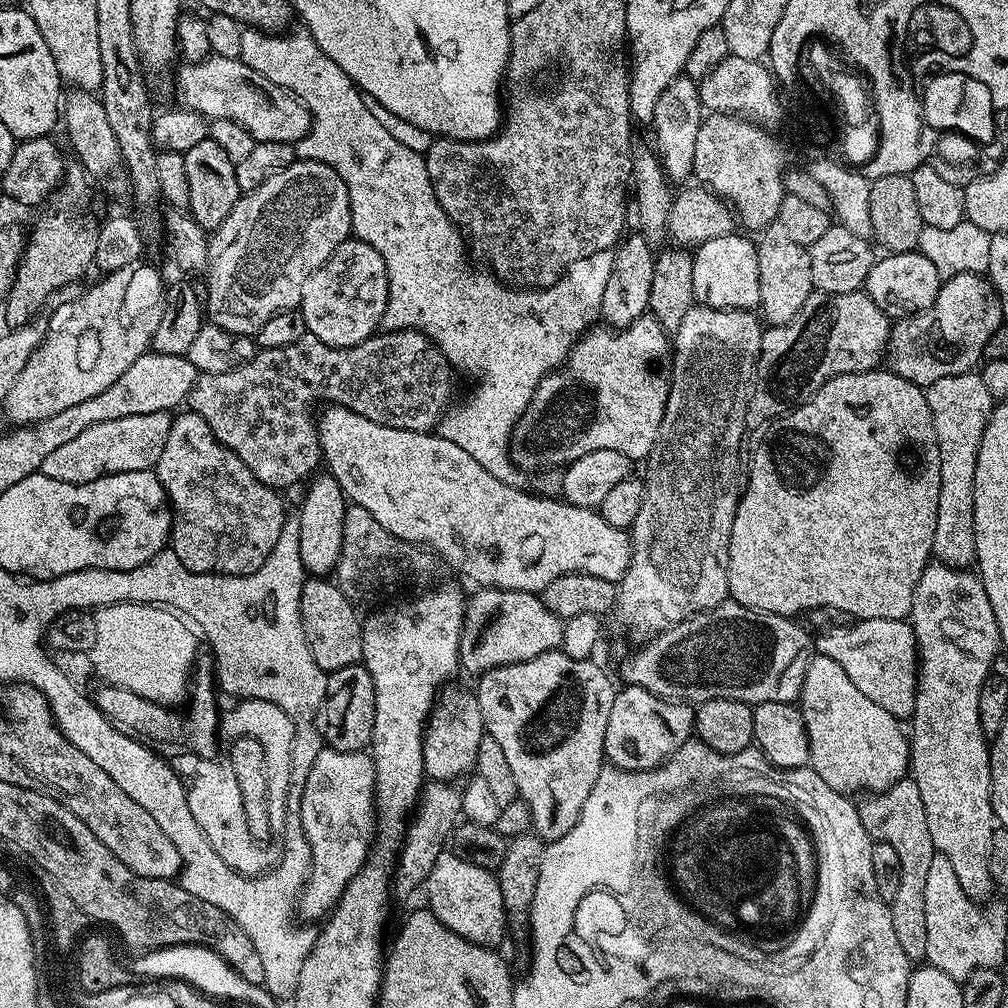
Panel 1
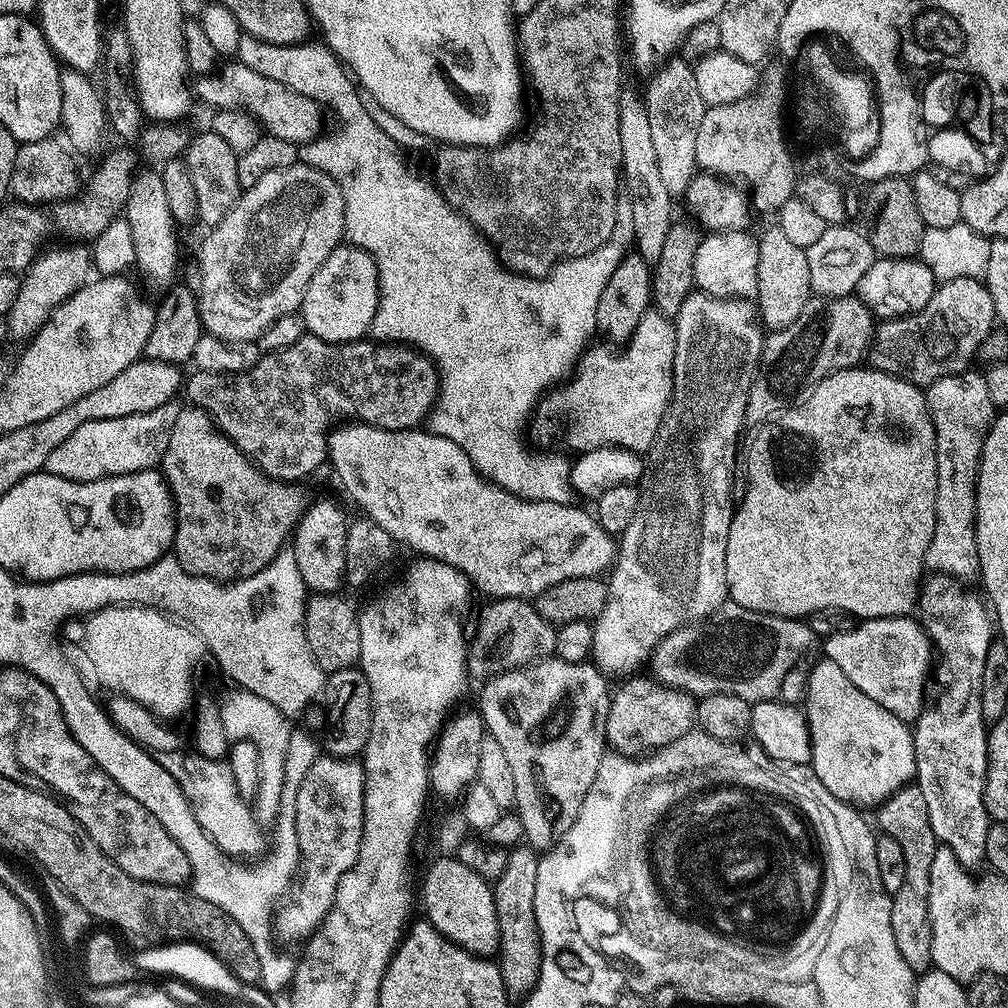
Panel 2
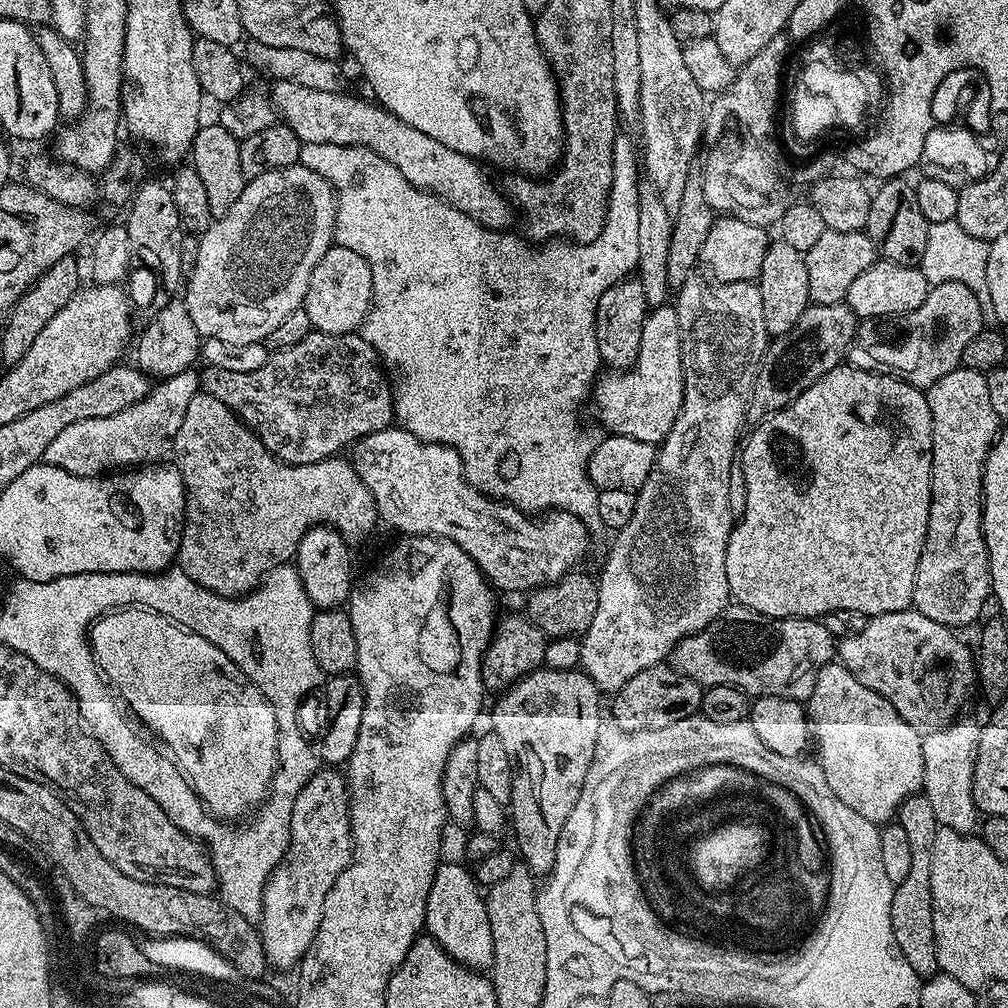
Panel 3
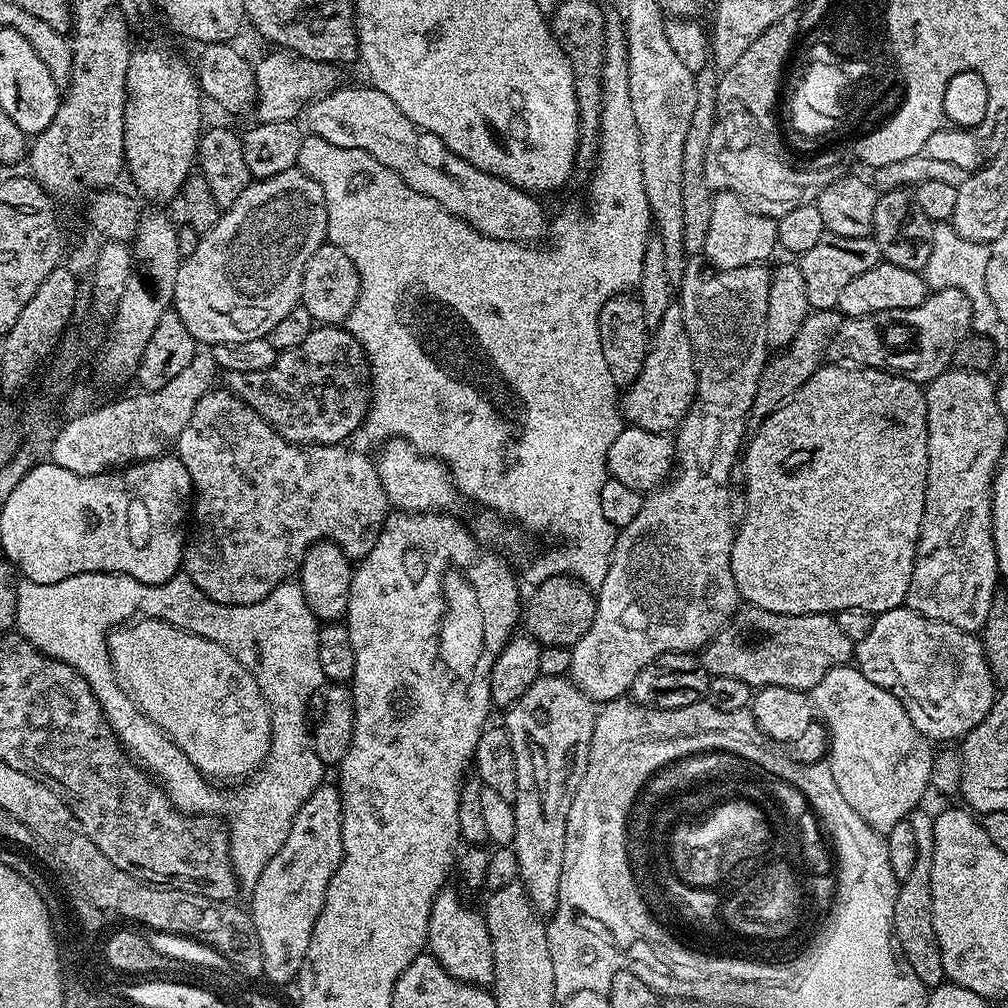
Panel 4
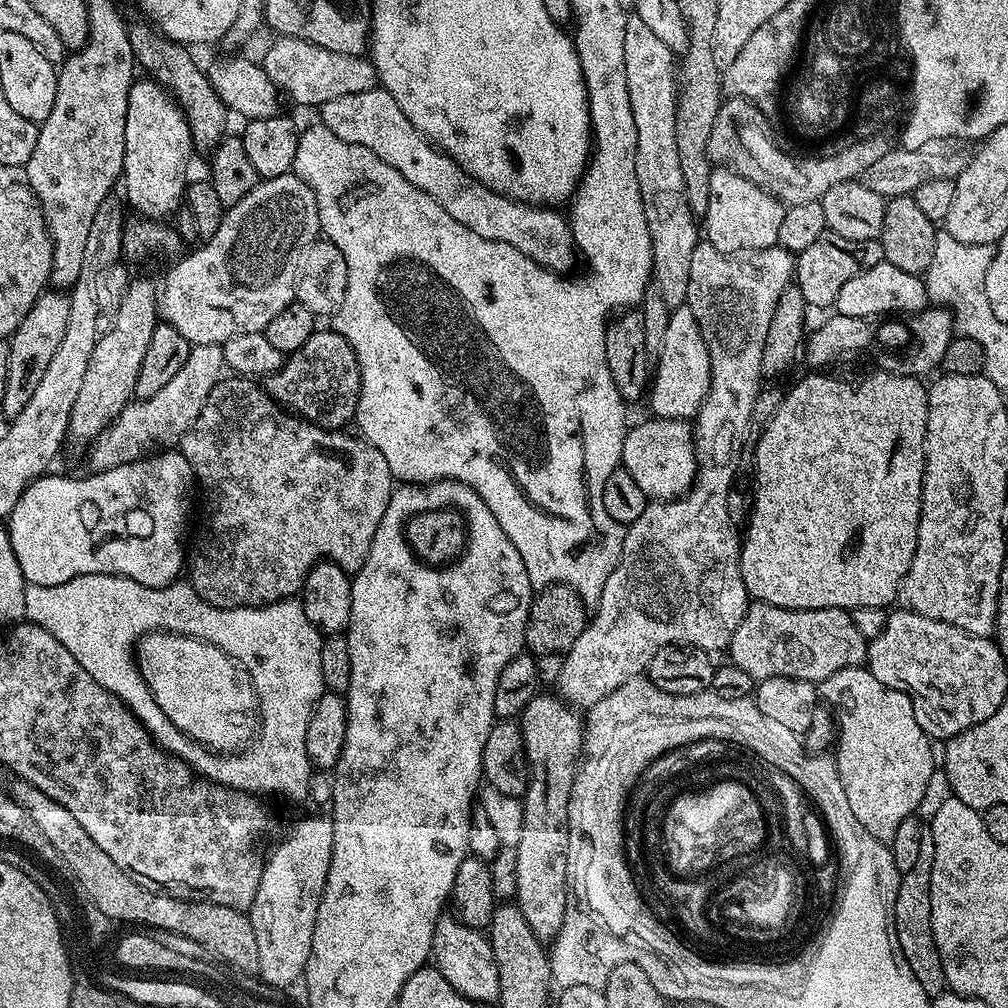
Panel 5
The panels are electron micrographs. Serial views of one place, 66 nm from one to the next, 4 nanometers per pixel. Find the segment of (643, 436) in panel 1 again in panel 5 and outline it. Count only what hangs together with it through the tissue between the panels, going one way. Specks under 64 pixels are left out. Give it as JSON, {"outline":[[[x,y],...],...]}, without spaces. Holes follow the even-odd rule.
{"outline":[[[687,302],[670,311],[670,326],[666,326],[666,338],[662,338],[660,357],[654,361],[650,387],[646,392],[646,404],[652,407],[651,415],[662,420],[691,421],[704,404],[710,390],[710,362],[698,318]]]}

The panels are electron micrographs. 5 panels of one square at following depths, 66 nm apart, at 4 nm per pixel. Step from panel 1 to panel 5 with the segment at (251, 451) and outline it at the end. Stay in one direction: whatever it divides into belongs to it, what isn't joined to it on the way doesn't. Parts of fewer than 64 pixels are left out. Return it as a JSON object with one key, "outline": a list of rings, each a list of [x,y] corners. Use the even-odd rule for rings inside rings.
{"outline":[[[317,330],[298,350],[287,353],[284,365],[263,377],[262,387],[281,408],[323,428],[343,429],[353,423],[360,397],[360,363],[346,338],[335,330]]]}

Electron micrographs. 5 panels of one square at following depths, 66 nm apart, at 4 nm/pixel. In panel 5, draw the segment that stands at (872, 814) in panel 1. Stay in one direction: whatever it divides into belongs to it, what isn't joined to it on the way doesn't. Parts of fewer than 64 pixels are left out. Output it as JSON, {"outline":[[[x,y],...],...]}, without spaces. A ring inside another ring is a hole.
{"outline":[[[931,831],[922,834],[922,847],[916,865],[906,870],[900,878],[898,898],[894,898],[894,930],[896,946],[900,954],[914,970],[914,978],[930,998],[941,996],[948,988],[948,979],[942,970],[942,958],[934,942],[934,930],[930,926],[930,870],[934,866],[934,838]]]}

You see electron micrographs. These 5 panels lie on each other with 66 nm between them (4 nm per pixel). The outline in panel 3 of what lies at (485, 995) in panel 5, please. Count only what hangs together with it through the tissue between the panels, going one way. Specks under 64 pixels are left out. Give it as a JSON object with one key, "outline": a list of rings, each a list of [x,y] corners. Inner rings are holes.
{"outline":[[[441,863],[434,874],[430,894],[426,898],[424,927],[427,935],[438,941],[446,954],[473,970],[491,969],[494,962],[494,934],[490,932],[488,906],[475,875],[460,864]]]}

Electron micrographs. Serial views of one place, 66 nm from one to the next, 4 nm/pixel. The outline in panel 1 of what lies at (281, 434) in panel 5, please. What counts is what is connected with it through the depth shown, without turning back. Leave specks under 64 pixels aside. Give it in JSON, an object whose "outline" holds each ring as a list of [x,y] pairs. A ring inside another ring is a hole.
{"outline":[[[180,410],[173,415],[162,458],[158,458],[154,471],[162,482],[172,510],[170,550],[186,570],[211,576],[245,576],[254,574],[254,570],[270,558],[270,550],[274,550],[286,519],[284,500],[280,497],[283,495],[258,482],[242,460],[218,442],[210,426],[206,426],[206,420],[197,412]]]}

